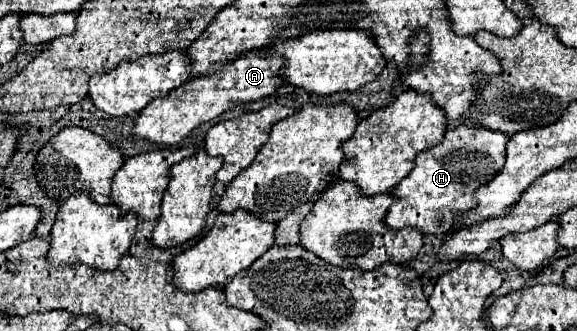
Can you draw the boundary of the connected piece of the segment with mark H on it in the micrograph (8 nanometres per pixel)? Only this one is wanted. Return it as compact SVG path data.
M455 127L449 129L443 143L421 151L415 159L415 169L407 179L395 187L397 195L385 221L391 229L417 227L427 235L445 237L457 223L461 211L475 207L473 193L477 187L487 185L505 163L507 135L483 127Z

